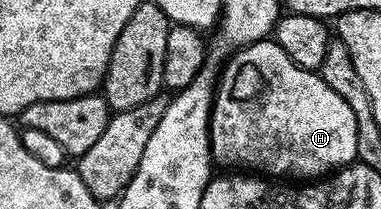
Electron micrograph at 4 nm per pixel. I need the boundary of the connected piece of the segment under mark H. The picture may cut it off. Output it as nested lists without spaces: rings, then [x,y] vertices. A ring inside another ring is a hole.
[[[265,39],[248,45],[245,49],[238,49],[228,58],[220,75],[220,84],[216,87],[216,97],[212,100],[212,159],[217,166],[233,165],[231,168],[236,171],[255,171],[260,175],[267,175],[272,179],[316,179],[321,175],[331,174],[333,171],[343,169],[357,160],[356,148],[358,147],[358,127],[354,111],[350,111],[350,103],[338,95],[320,77],[319,72],[311,69],[304,69],[295,65],[282,51],[282,47],[276,44],[275,40]]]

